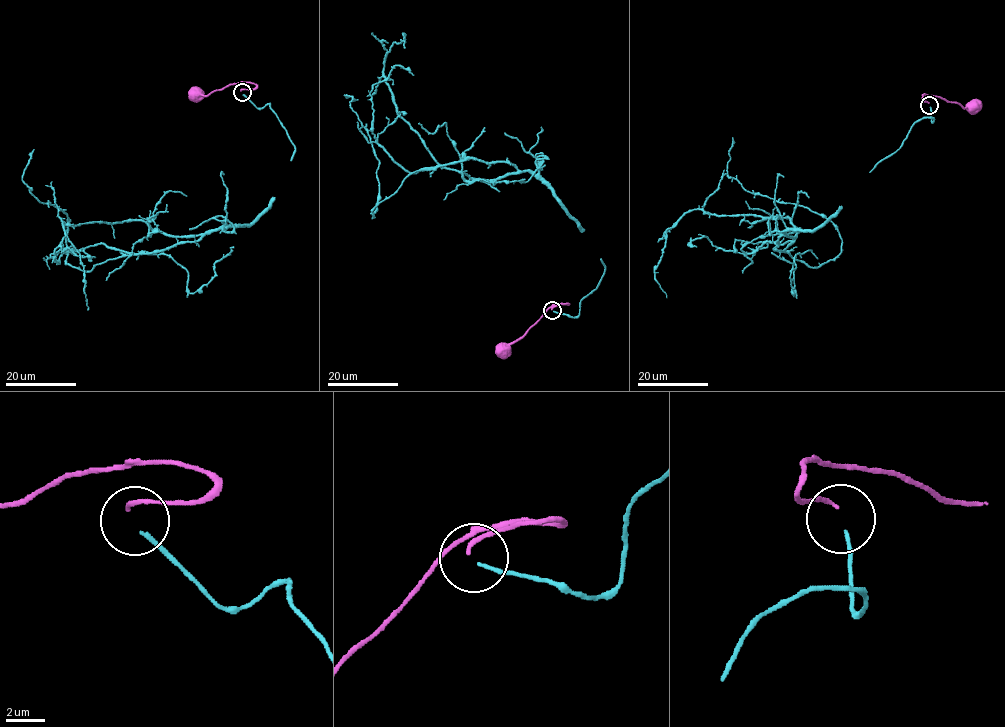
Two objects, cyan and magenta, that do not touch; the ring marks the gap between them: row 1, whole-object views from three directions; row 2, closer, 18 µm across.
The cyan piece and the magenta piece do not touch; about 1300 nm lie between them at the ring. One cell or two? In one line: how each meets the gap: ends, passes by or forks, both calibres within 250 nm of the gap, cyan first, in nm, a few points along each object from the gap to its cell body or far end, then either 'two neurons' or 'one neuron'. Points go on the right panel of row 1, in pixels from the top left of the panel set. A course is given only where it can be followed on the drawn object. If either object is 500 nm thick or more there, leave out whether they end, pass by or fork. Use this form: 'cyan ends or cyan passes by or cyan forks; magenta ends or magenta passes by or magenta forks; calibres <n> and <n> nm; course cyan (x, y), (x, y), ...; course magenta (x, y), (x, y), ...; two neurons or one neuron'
cyan ends; magenta ends; calibres 190 and 240 nm; course cyan (930, 107), (933, 121), (837, 211), (776, 241), (813, 267), (841, 252), (837, 228), (728, 176), (733, 137); course magenta (929, 103), (923, 102), (923, 95), (937, 95), (963, 108), (971, 103), (975, 105); one neuron

